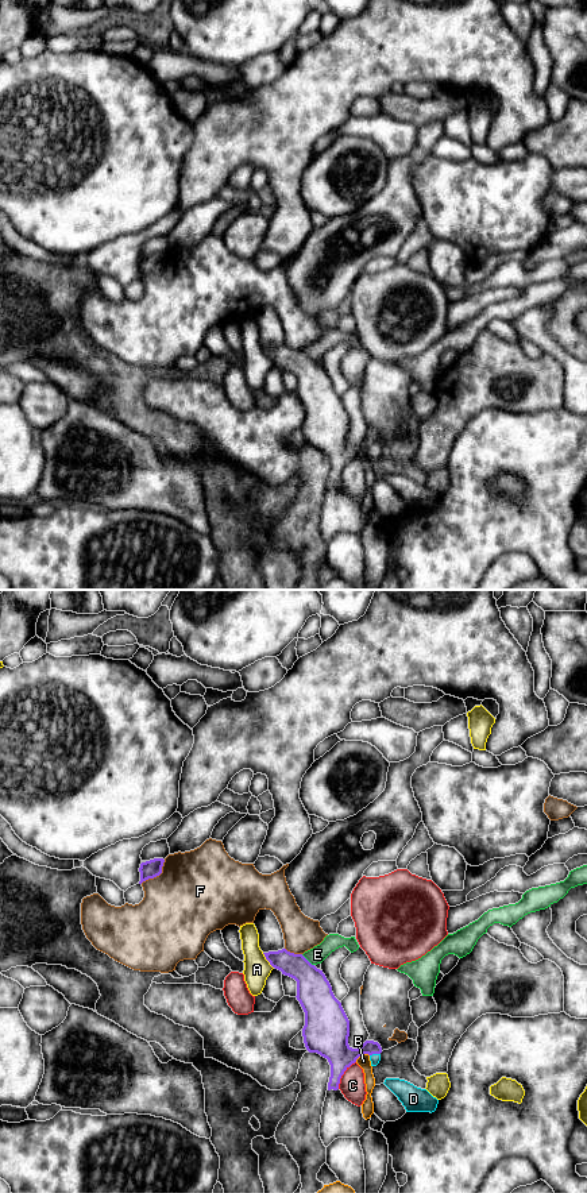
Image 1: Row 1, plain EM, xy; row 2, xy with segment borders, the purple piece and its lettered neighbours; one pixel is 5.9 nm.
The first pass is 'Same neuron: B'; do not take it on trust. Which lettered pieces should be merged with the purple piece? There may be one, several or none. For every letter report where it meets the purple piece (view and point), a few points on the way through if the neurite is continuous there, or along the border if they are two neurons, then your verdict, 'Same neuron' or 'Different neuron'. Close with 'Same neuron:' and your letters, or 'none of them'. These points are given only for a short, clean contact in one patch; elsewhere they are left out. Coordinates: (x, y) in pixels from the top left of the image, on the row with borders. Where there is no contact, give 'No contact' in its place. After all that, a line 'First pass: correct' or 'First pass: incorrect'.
A: Touches purple at xy (267, 960). Different neuron
B: Touches purple at xy (362, 1054). Boundary: xy (369, 1054), (362, 1054), (355, 1061). Different neuron
C: Touches purple at xy (343, 1073). Different neuron
D: Touches purple at xy (374, 1053). Path across: xy (333, 1045), (340, 1051), (374, 1053), (374, 1058). Same neuron
E: Touches purple at xy (306, 960). Boundary: xy (301, 954), (313, 965). Different neuron
F: Touches purple at xy (157, 875). Different neuron
Same neuron: D
First pass: incorrect

